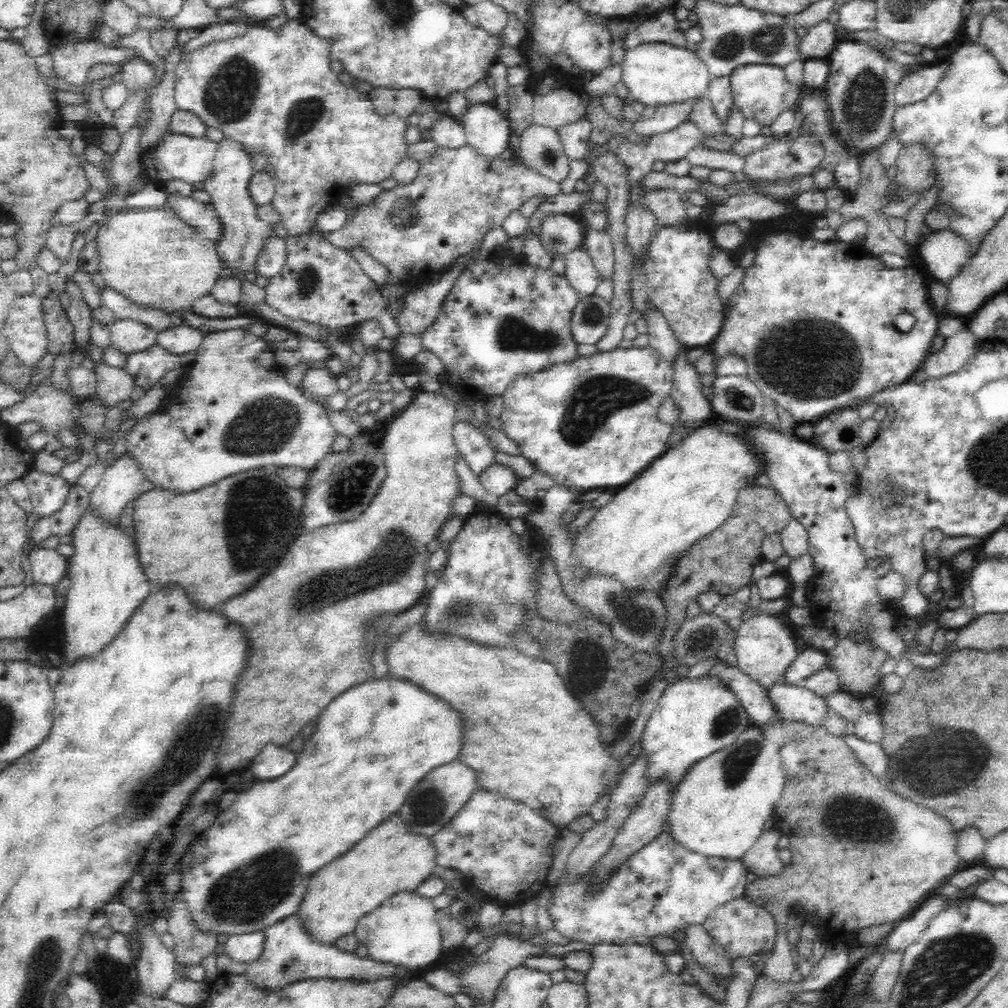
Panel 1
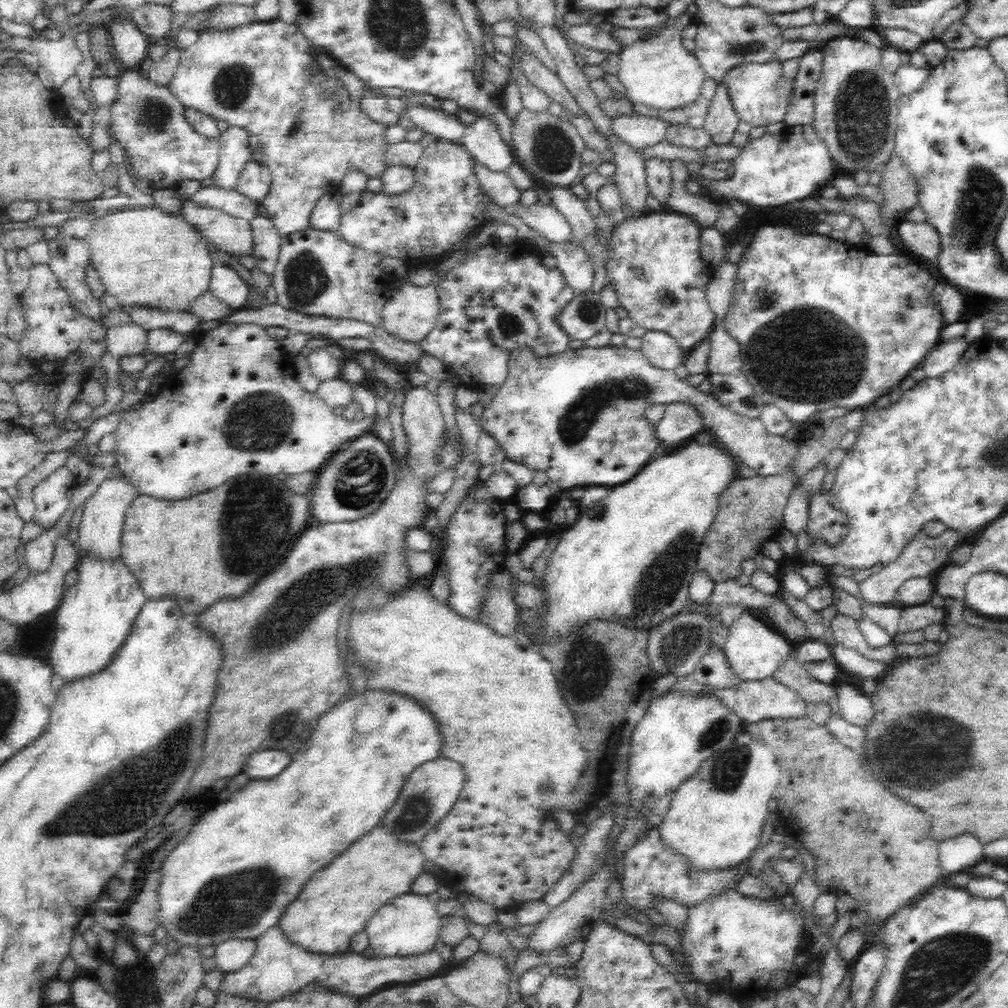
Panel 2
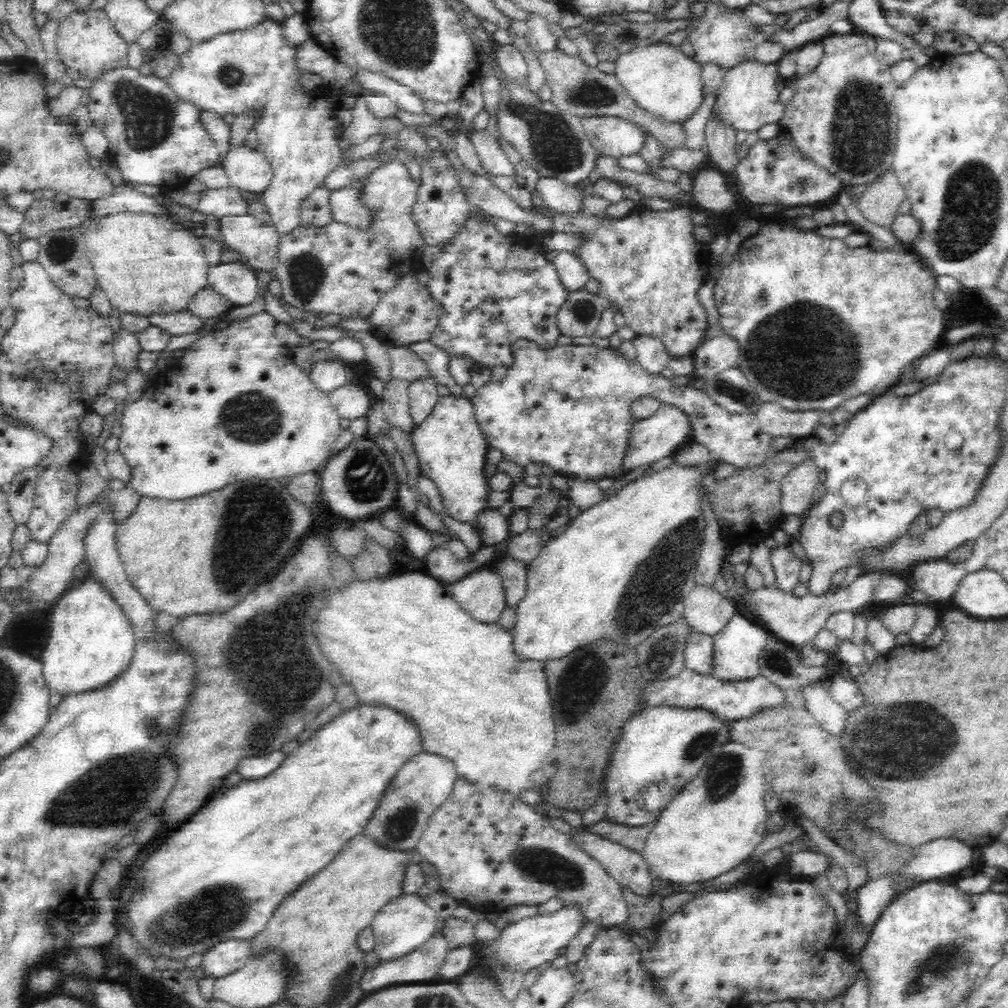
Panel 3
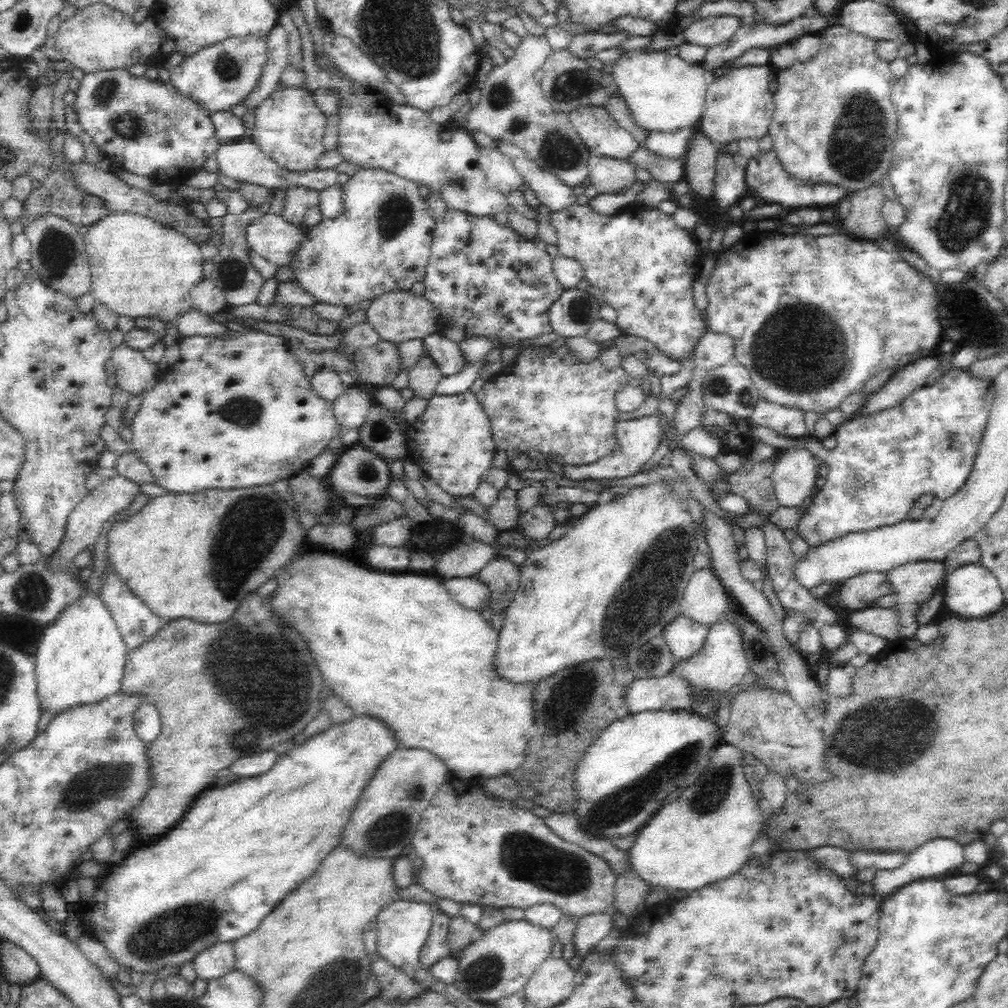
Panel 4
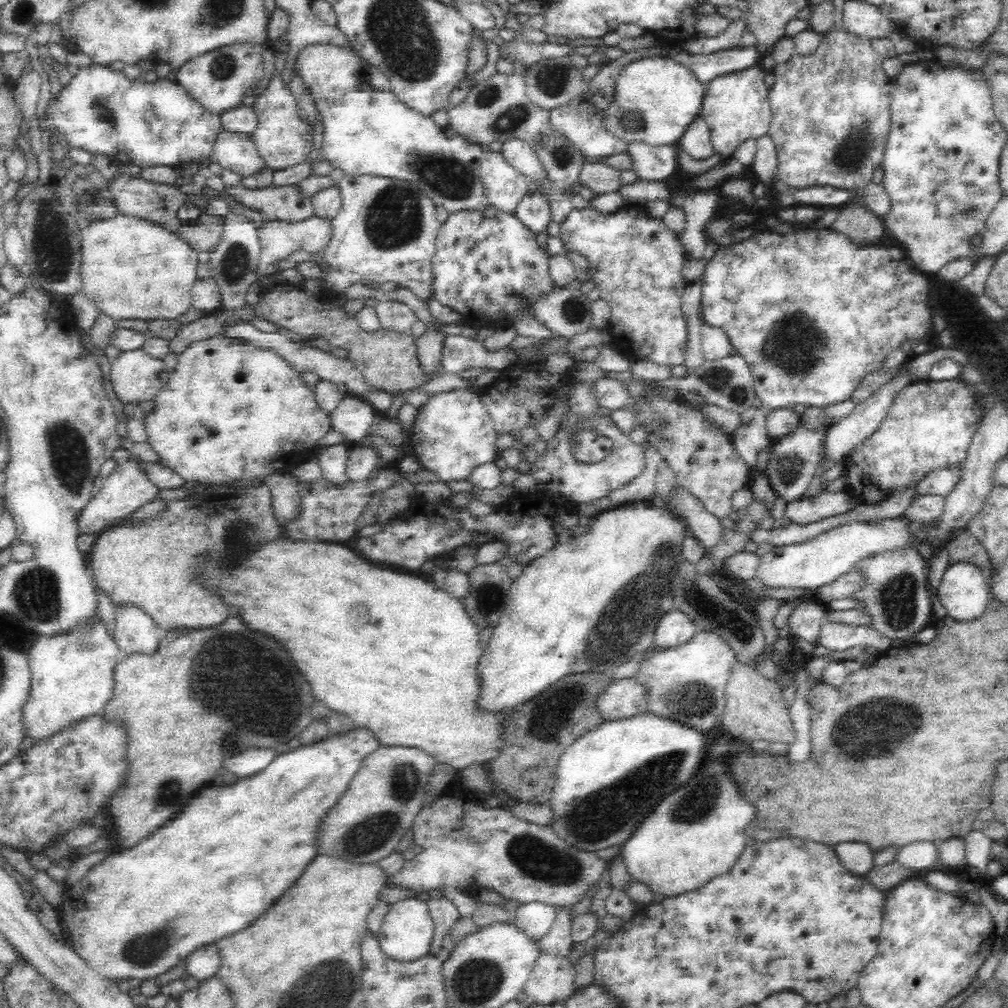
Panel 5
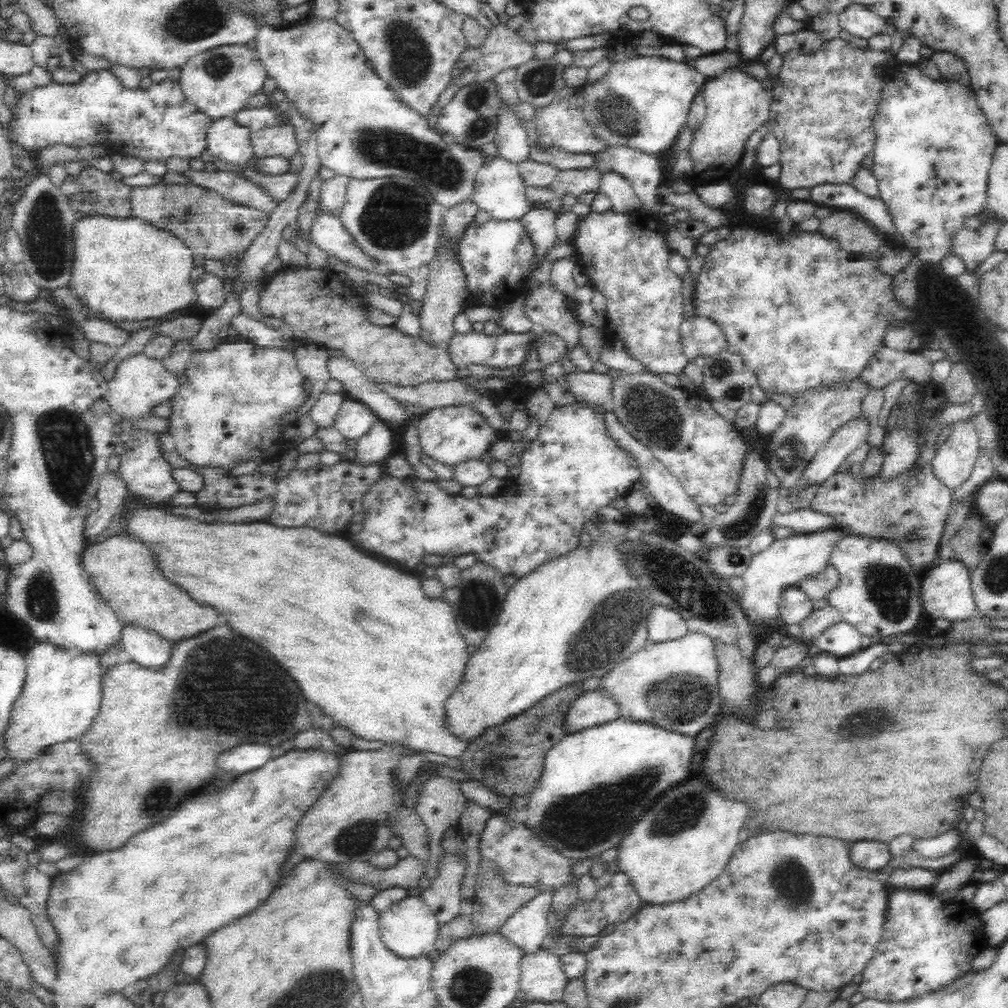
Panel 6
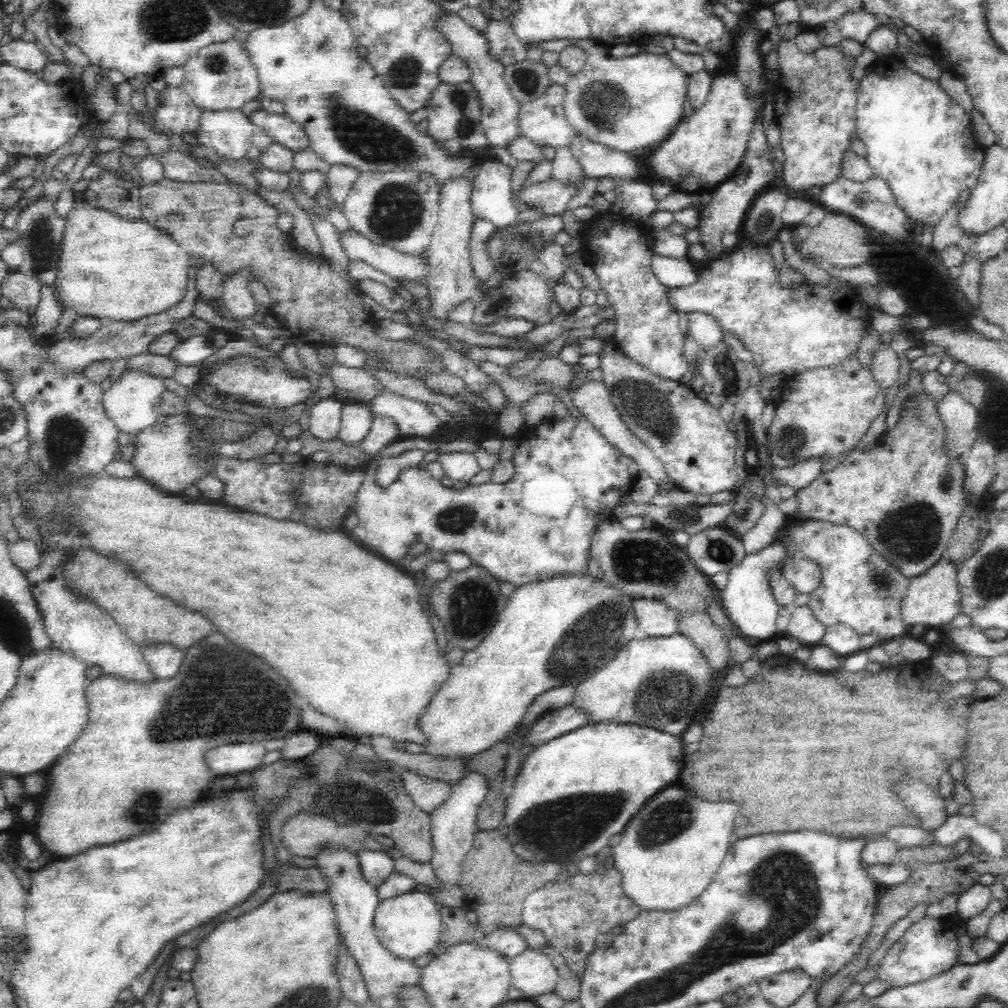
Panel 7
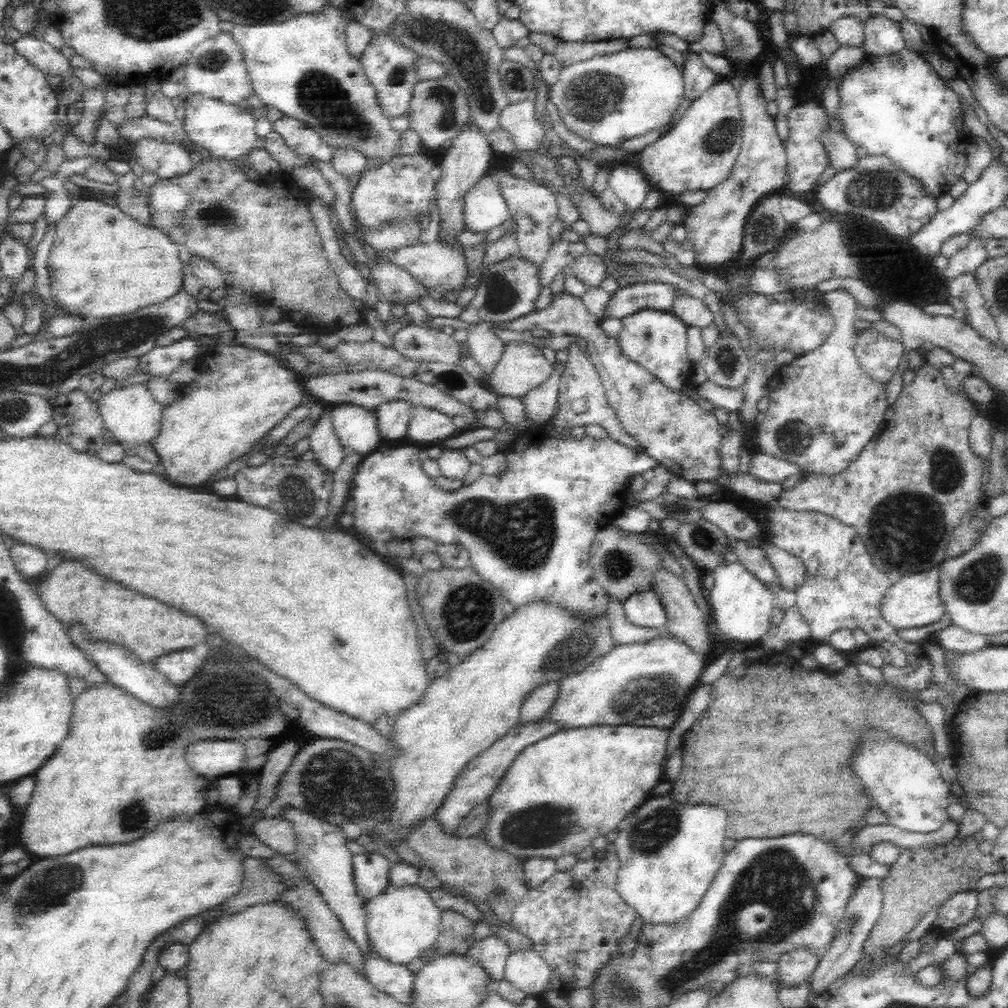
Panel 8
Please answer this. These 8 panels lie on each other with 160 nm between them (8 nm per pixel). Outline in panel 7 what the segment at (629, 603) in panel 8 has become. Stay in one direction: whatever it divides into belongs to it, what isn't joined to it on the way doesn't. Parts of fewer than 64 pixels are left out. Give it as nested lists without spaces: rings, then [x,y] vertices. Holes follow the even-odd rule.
[[[634,598],[632,609],[639,636],[670,636],[676,632],[677,611],[654,598]]]

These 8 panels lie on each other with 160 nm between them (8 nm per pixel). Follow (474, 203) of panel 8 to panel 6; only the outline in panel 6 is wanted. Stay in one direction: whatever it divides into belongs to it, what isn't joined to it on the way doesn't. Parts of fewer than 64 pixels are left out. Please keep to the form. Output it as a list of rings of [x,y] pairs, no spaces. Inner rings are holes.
[[[486,156],[484,164],[477,172],[471,199],[480,211],[490,214],[490,218],[497,221],[515,221],[520,220],[527,212],[539,205],[527,200],[524,191],[525,186],[522,185],[515,163],[500,156]]]

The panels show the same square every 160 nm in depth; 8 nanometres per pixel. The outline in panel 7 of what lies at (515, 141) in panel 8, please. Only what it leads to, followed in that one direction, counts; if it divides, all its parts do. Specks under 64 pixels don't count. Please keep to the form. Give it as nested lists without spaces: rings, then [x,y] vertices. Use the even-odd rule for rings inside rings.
[[[551,84],[538,98],[520,103],[516,114],[518,135],[540,149],[566,146],[574,131],[560,106],[562,92],[564,87]]]

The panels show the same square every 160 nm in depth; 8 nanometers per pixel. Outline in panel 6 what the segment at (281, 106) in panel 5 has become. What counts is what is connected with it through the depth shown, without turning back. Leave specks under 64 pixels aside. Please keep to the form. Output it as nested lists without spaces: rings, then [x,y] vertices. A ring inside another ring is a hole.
[[[292,126],[266,129],[259,132],[260,140],[252,140],[253,154],[257,157],[281,154],[290,156],[298,150]]]

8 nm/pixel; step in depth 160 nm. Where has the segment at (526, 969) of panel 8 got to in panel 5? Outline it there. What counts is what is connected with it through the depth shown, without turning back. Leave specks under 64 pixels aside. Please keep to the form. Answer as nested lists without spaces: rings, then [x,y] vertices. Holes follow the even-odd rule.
[[[540,951],[523,992],[536,1004],[564,1001],[573,995],[575,975],[567,957]]]

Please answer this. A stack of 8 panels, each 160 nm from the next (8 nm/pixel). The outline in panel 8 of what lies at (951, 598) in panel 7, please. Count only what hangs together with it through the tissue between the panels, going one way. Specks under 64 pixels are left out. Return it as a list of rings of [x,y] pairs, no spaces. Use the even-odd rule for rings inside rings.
[[[936,567],[924,572],[917,572],[891,580],[886,588],[879,607],[882,621],[899,633],[904,629],[920,628],[938,622],[945,614],[940,595],[938,595],[938,569]]]

